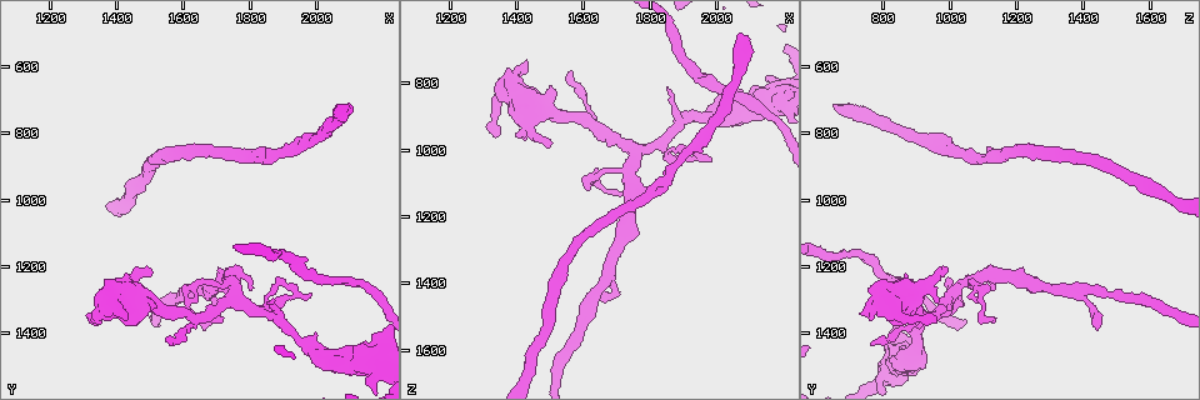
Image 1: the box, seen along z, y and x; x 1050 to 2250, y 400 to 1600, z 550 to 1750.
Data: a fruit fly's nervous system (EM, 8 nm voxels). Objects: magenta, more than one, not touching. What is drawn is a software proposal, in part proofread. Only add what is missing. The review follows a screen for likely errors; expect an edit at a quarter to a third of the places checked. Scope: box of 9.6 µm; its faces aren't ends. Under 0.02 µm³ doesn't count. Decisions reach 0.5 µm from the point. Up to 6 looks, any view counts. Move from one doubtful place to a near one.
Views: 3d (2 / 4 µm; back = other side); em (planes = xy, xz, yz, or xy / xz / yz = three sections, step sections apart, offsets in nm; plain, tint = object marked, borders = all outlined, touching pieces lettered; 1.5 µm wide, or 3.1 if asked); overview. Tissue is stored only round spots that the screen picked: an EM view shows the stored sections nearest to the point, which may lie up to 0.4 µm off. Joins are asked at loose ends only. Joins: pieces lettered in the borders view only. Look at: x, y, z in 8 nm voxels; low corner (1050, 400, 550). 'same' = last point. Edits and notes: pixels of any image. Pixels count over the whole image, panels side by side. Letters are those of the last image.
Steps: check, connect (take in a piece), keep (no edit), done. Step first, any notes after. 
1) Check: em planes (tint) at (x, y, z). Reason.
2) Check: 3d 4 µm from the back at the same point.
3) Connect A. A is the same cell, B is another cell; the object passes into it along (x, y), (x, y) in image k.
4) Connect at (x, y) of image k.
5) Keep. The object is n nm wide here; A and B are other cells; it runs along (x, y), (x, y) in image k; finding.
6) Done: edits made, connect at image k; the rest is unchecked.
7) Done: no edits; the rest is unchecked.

Check: em xz step 4 (borders) at (1500, 1210, 990). Free end.

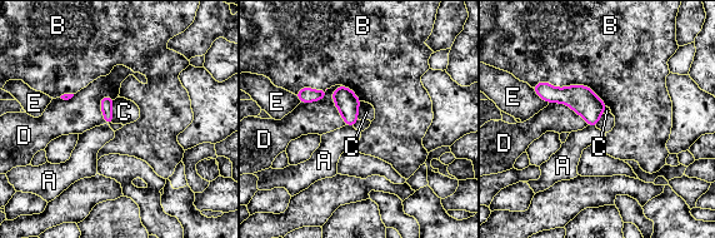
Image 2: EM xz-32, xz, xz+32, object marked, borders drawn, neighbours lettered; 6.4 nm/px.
Check: em planes (borders) at the same point.

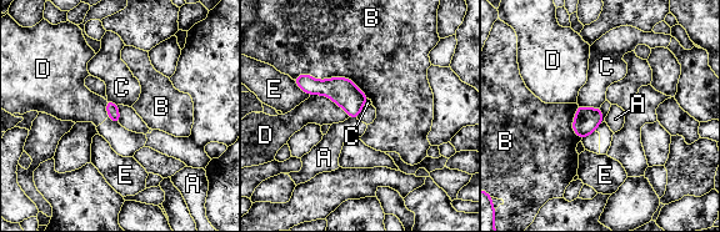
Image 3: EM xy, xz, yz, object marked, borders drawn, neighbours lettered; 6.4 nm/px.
Keep. The longest contact is with B, 500 nm; A, B, C, D and E are other cells; a border runs along (578, 104), (585, 107), (599, 107) in image 3; none of them fits.

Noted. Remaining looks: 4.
Check: em planes (tint) at (1710, 1370, 1140). Thin end.

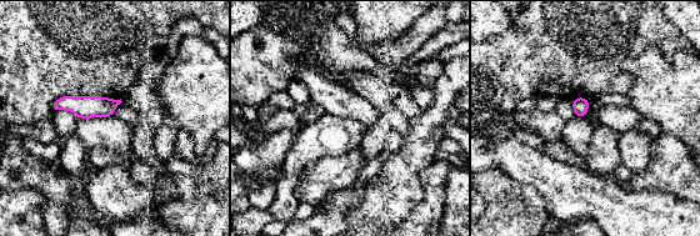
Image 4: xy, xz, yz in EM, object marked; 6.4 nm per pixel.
Check: em planes (borders) at the same point. See the neighbours.

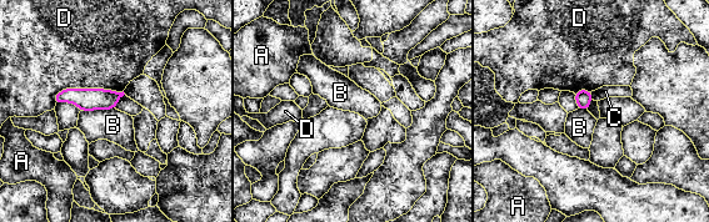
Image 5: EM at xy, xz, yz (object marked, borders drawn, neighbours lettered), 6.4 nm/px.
Keep. A, B, C and D are other cells; a border runs along (114, 107), (81, 111) in image 5; none of them fits.

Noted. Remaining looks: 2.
Check: 3d 2 µm at (2070, 710, 650).

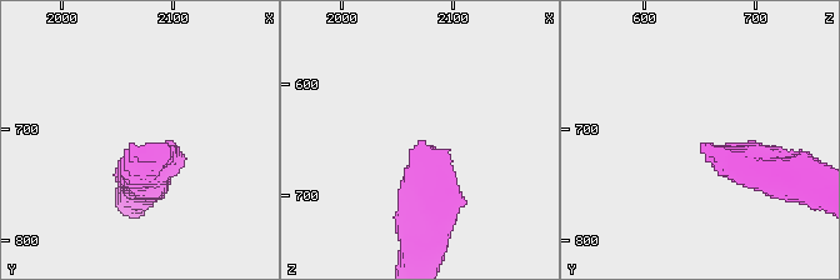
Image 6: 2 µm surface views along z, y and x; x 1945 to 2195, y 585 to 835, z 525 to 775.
Check: em planes (borders) at (2074, 716, 650). Shape alone is not enough.

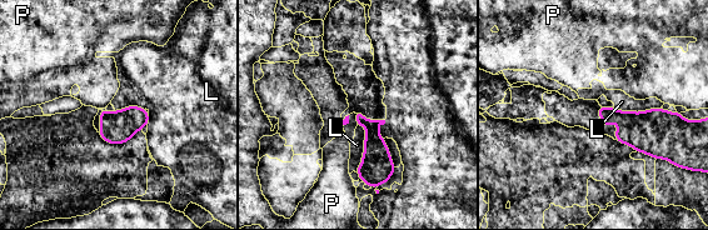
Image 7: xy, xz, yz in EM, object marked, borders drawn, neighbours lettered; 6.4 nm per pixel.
Keep. L and P are other cells; a border runs along (360, 124), (365, 136), (357, 171) in image 7; no lettered piece goes on from it.

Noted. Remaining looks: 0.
Done: no edits; the rest is unchecked.

